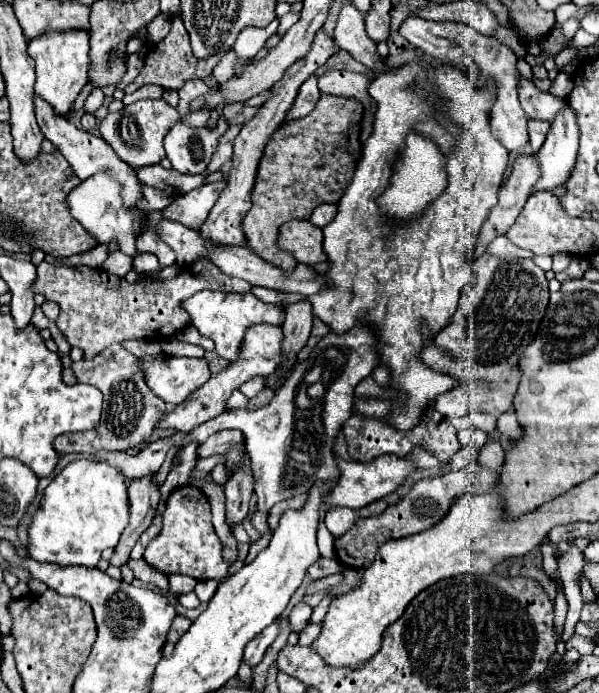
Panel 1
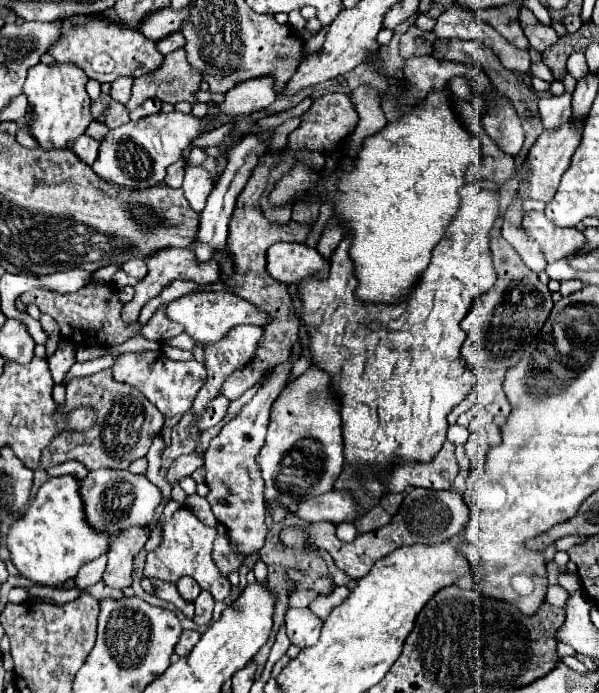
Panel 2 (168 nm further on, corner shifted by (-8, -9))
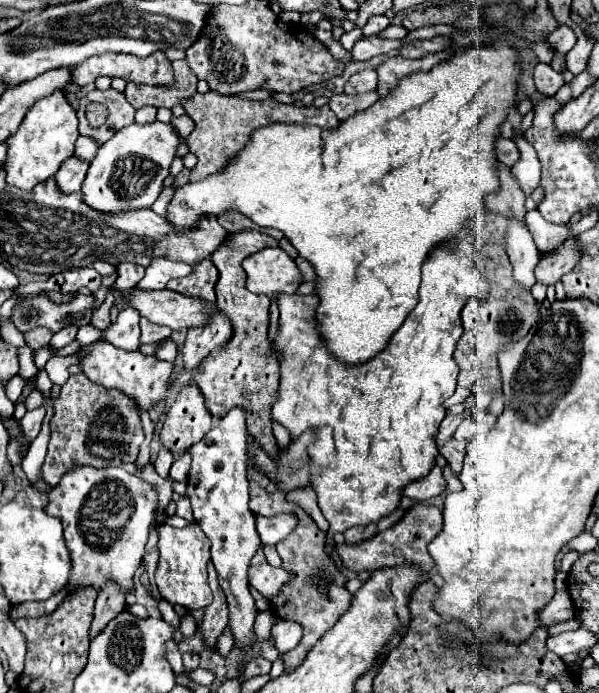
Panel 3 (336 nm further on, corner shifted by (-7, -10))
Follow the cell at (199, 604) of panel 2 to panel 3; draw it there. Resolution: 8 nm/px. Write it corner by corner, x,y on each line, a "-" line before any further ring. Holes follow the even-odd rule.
187,613
181,617
181,623
179,623
179,631
187,637
187,635
193,635
197,629
197,619
193,617
193,613

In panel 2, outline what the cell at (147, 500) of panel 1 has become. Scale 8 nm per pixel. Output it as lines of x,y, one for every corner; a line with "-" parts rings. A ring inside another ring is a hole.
128,528
112,538
108,548
108,564
104,572
104,584
124,590
132,586
132,560
136,552
146,544
148,528

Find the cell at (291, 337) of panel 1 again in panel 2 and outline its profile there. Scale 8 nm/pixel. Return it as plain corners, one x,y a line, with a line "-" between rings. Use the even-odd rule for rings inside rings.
292,360
276,366
270,372
270,378
260,386
256,396
222,426
220,434
210,440
208,450
204,452
204,468
206,468
206,486
210,488
206,500
216,516
216,522
228,530
228,540
236,546
236,552
244,558
256,554
264,546
266,536
266,504
264,504
264,486
260,476
260,466
256,456
260,446
264,444
264,434
268,426
268,416
274,400
288,384
288,372
292,368

